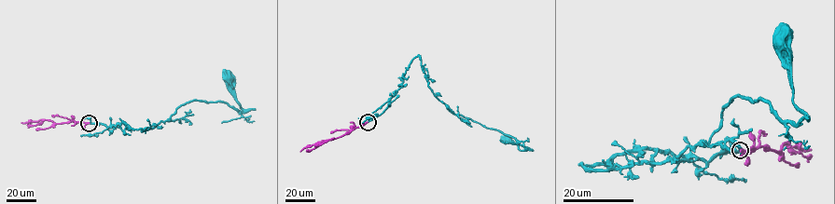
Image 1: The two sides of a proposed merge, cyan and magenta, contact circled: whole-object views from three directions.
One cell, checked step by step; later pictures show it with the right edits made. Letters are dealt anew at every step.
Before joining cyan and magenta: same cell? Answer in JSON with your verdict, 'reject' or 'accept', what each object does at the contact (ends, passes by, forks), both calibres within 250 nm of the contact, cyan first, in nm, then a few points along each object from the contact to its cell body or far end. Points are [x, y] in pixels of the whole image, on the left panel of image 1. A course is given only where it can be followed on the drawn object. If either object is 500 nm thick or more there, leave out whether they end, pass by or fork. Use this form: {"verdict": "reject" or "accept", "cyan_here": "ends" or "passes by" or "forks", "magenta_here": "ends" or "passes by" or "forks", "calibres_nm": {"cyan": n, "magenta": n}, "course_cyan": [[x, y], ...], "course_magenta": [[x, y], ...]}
{"verdict": "accept", "calibres_nm": {"cyan": 420, "magenta": 550}, "course_cyan": [[89, 123], [108, 128], [124, 122], [145, 131], [194, 100], [222, 102], [247, 111], [241, 107], [227, 75]], "course_magenta": [[89, 123], [54, 123], [46, 120], [20, 122]]}

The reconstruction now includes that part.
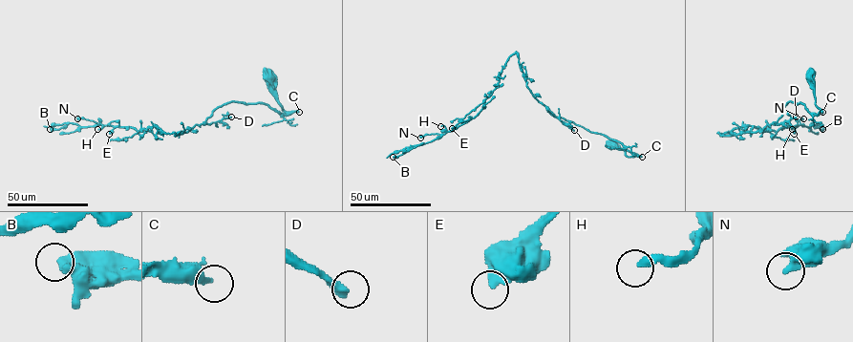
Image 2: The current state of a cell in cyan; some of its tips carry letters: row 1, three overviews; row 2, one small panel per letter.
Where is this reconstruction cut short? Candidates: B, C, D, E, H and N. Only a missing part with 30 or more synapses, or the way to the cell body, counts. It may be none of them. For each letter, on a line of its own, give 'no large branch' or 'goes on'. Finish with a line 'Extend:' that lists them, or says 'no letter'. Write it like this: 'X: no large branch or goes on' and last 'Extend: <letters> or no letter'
B: no large branch
C: goes on
D: goes on
E: no large branch
H: no large branch
N: no large branch
Extend: C, D

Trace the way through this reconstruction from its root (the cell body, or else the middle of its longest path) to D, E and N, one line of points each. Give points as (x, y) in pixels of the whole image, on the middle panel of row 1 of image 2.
D: (610, 145), (623, 149), (628, 157), (634, 154), (620, 142), (554, 117), (547, 110), (574, 130)
E: (610, 145), (634, 154), (554, 117), (526, 85), (518, 53), (482, 109), (452, 128)
N: (610, 145), (634, 154), (554, 117), (526, 85), (518, 53), (476, 116), (444, 134), (420, 138)

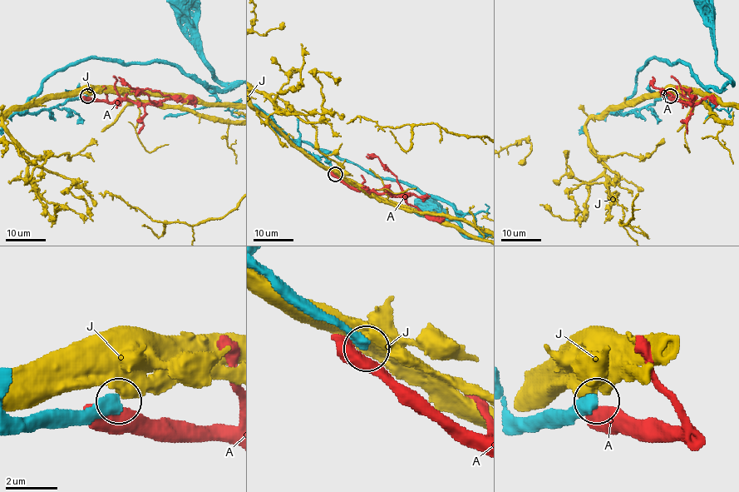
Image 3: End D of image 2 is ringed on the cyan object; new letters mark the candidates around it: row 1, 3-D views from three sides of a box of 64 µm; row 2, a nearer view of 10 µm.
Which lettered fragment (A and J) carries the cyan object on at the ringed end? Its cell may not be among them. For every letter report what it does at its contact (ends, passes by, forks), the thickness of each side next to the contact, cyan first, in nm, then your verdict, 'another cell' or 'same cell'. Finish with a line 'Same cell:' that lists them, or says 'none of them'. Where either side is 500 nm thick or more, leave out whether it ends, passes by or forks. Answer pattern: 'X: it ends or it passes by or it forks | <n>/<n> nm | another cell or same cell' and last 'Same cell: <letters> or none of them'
A: 550/650 nm | another cell
J: 480/650 nm | another cell
Same cell: none of them

